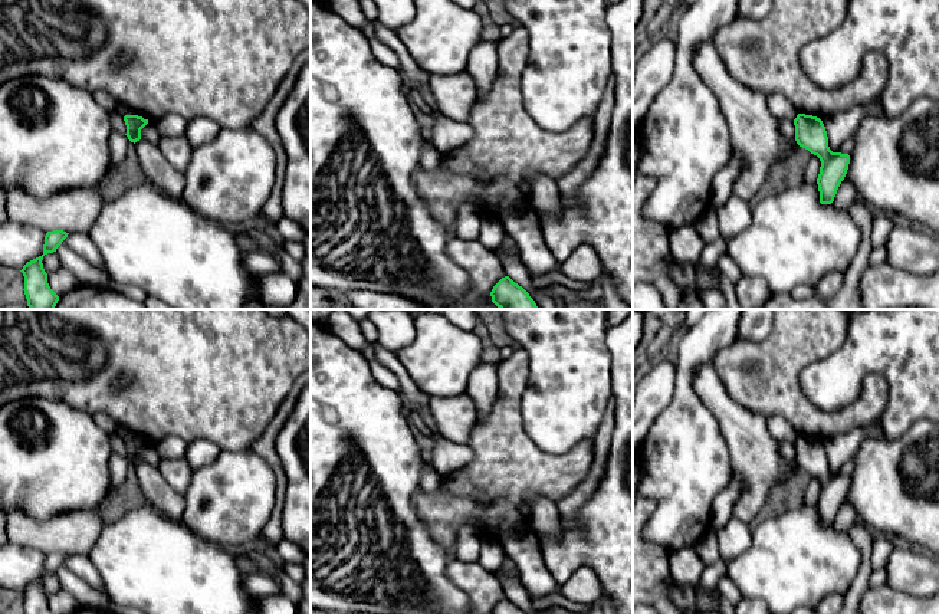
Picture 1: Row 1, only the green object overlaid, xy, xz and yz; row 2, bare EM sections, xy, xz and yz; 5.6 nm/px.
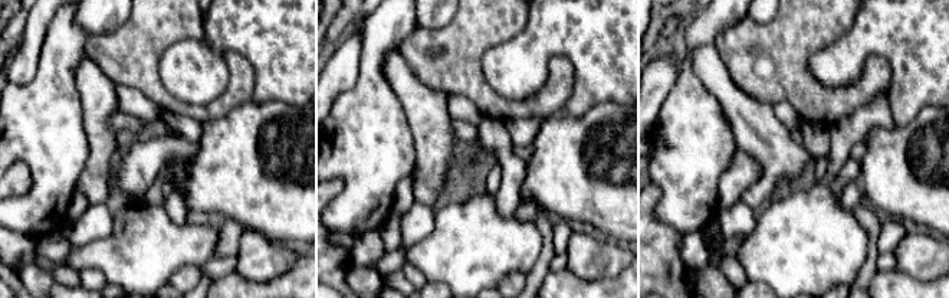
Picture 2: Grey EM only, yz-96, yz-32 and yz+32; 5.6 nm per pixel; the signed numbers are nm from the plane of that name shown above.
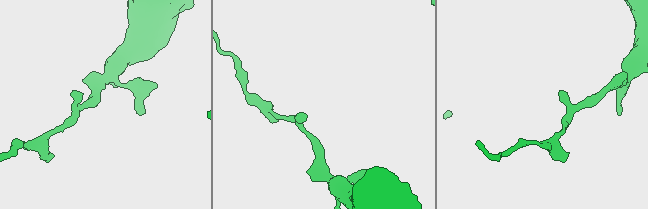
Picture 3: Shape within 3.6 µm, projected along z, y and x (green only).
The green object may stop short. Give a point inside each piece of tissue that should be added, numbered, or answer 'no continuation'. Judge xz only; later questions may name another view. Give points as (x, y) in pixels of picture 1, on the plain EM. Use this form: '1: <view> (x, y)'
no continuation

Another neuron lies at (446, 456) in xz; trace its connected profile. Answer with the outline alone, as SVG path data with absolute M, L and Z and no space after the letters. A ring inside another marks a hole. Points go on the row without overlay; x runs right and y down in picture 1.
M431 433L431 467L441 476L466 466L475 456L467 444L456 444L446 437Z

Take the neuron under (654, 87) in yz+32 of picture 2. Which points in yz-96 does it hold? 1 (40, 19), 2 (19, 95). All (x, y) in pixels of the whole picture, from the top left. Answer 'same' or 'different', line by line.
1: same
2: different

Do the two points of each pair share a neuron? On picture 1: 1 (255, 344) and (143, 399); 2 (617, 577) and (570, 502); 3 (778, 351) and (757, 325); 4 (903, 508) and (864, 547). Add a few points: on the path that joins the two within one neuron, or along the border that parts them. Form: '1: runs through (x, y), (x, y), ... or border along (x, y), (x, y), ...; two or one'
1: runs through (227, 364), (202, 364), (170, 393); one
2: border along (597, 486), (593, 496), (571, 521), (562, 519); two
3: border along (774, 324), (770, 334), (761, 341), (736, 338); two
4: border along (857, 521), (873, 531); two

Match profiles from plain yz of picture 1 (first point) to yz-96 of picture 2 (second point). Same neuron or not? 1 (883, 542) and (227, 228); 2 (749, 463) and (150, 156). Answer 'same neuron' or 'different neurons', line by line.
1: same neuron
2: different neurons

